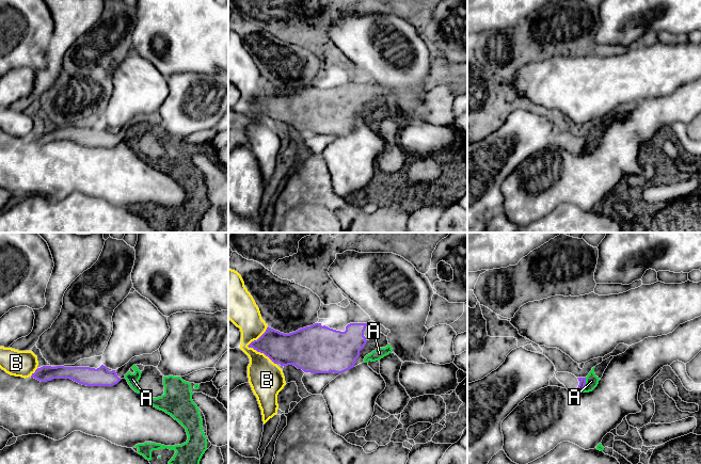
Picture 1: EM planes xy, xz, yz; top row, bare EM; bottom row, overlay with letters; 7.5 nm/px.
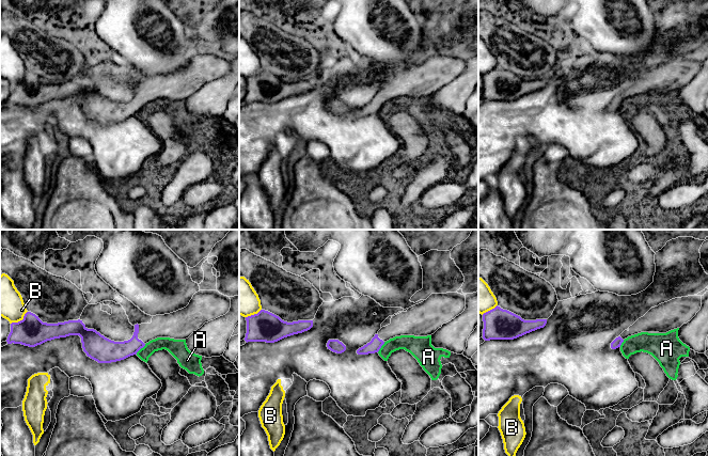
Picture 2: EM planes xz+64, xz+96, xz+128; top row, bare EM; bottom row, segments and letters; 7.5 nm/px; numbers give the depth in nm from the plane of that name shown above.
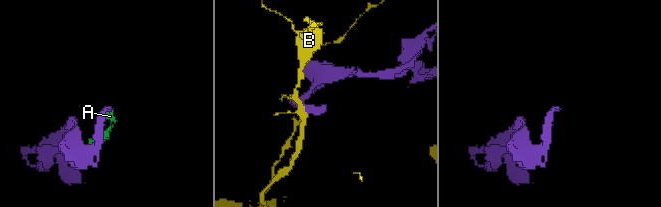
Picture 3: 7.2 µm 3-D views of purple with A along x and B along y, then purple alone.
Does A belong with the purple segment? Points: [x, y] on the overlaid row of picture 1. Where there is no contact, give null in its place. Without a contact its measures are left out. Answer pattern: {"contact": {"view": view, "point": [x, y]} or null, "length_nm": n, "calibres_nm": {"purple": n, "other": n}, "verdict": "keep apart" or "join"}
{"contact": {"view": "yz", "point": [584, 385]}, "length_nm": 120, "calibres_nm": {"purple": 50, "other": 100}, "verdict": "keep apart"}

